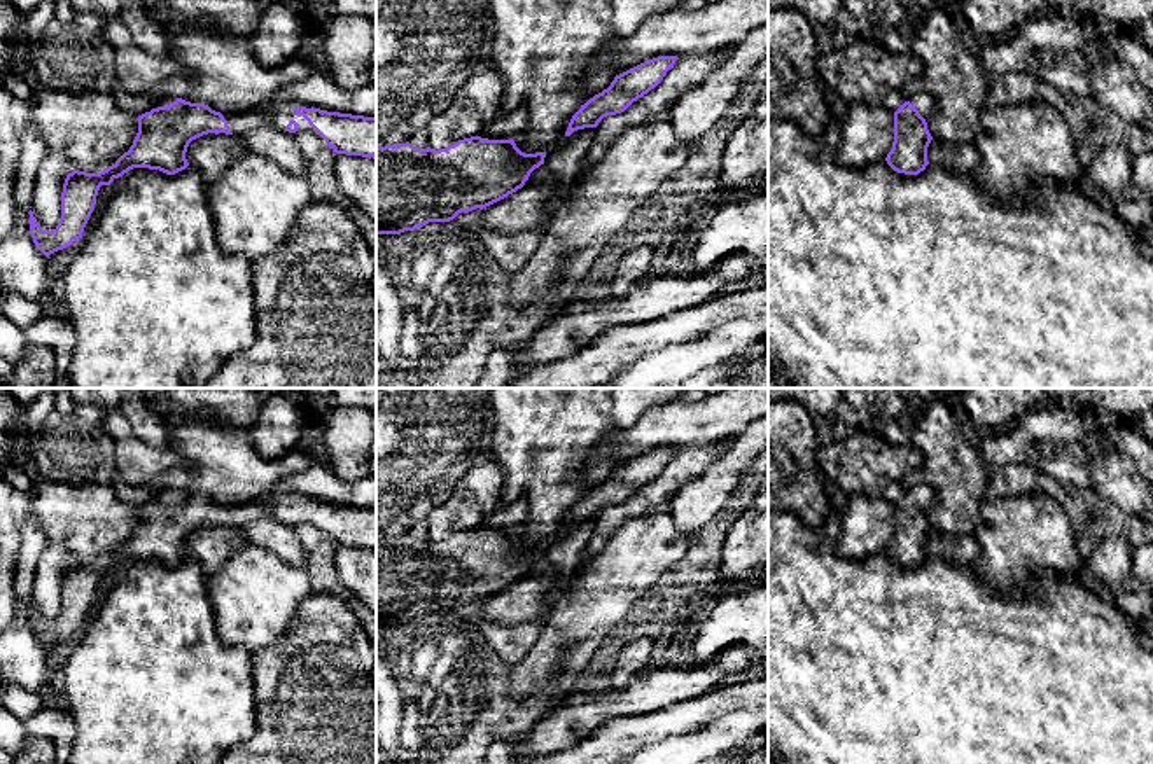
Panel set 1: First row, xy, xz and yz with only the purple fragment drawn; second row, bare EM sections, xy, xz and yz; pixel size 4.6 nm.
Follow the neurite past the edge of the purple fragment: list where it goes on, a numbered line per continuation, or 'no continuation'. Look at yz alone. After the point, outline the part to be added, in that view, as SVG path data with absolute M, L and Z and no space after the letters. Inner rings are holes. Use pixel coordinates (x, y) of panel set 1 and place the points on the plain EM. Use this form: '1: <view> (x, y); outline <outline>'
1: yz (924, 495); outline M910 486L906 488L906 493L910 493L926 512L933 505L936 497L929 486Z

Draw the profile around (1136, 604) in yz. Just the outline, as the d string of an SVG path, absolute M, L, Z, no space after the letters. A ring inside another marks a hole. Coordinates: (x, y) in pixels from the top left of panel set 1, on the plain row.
M1120 587L1113 591L1111 600L1122 612L1129 614L1134 619L1153 614L1153 593L1150 589L1127 591Z

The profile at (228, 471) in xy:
M170 418L168 449L196 469L175 465L147 486L157 491L173 486L191 495L205 495L220 505L273 498L283 479L327 465L324 456L299 449L264 460L257 455L248 430L224 430L210 418Z

